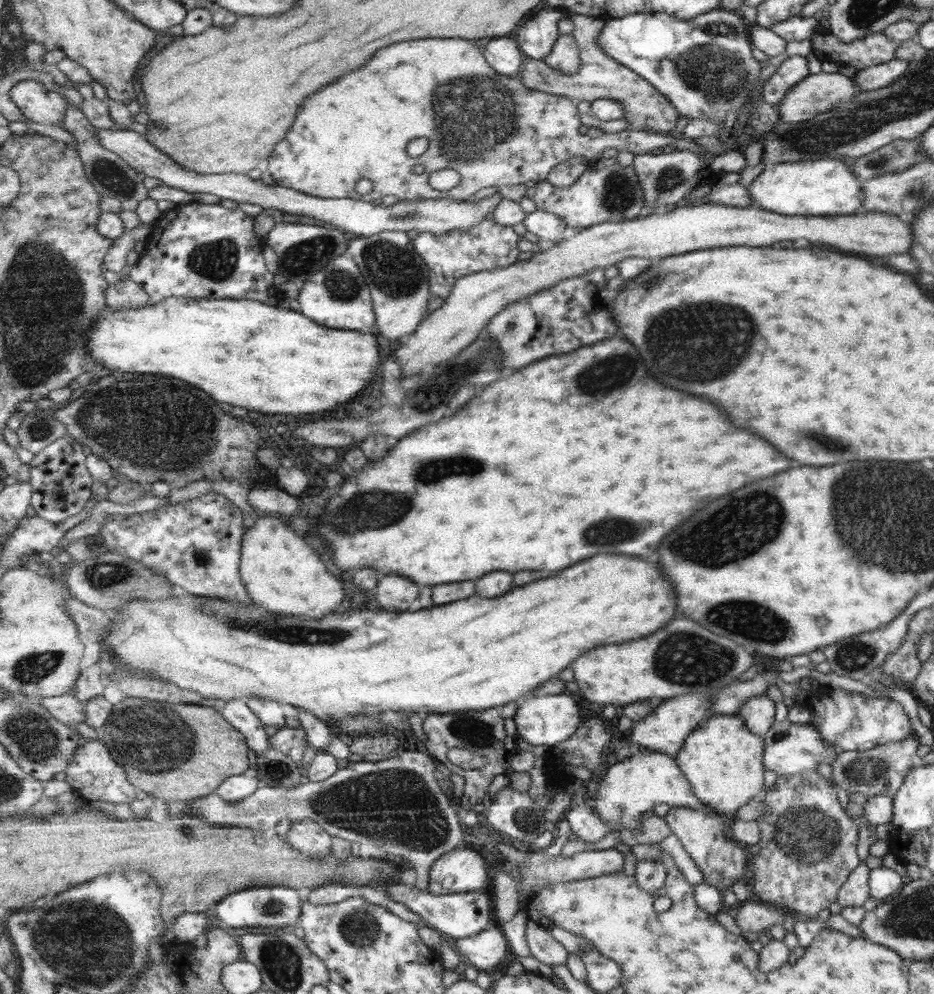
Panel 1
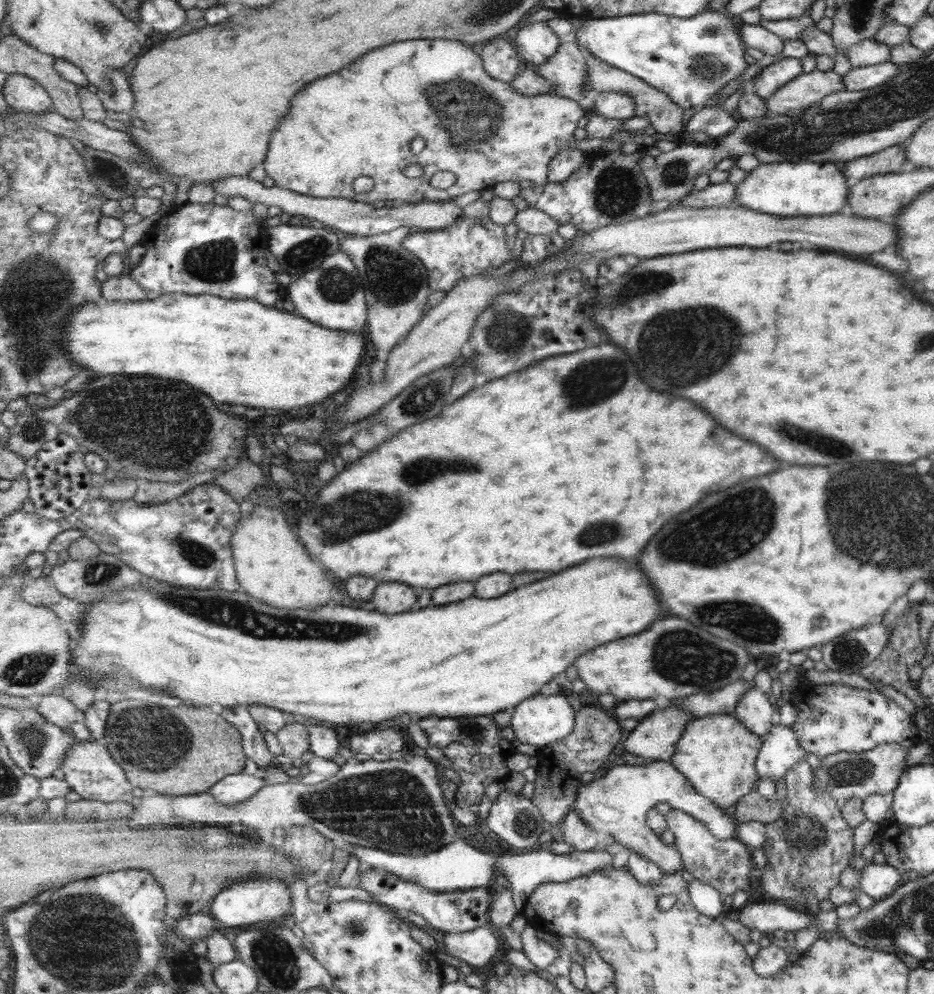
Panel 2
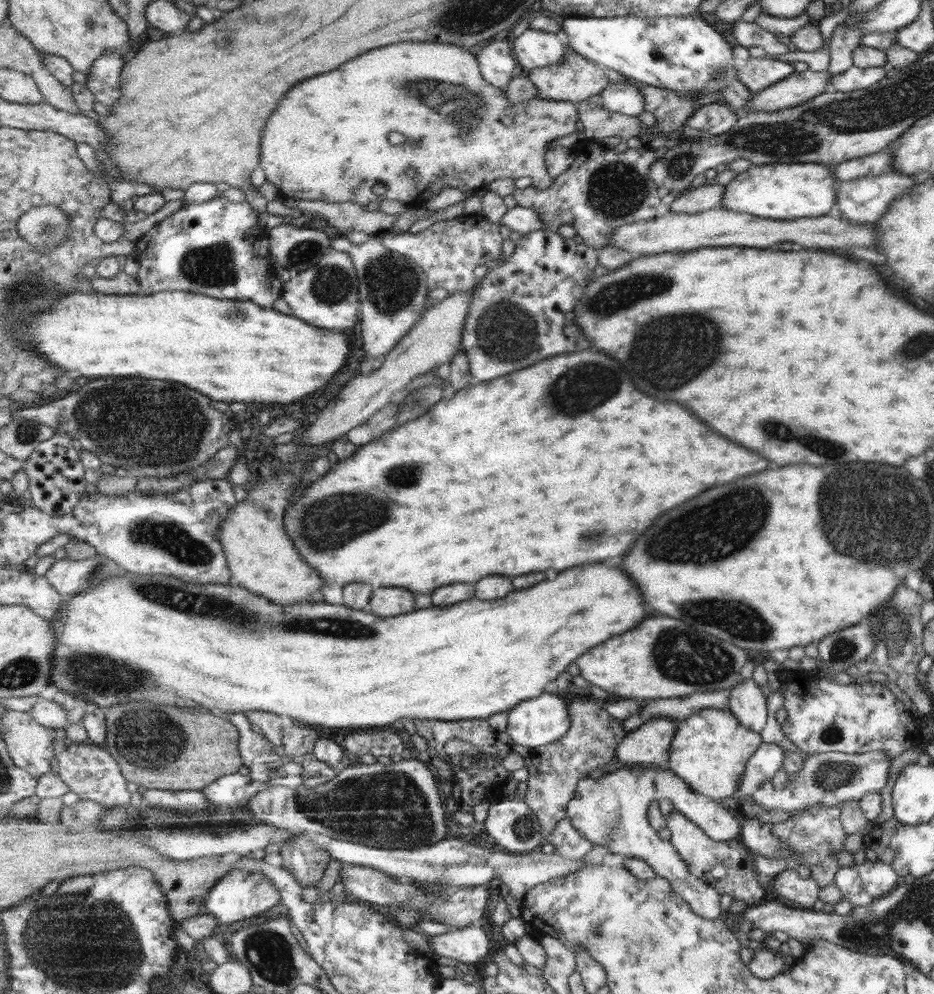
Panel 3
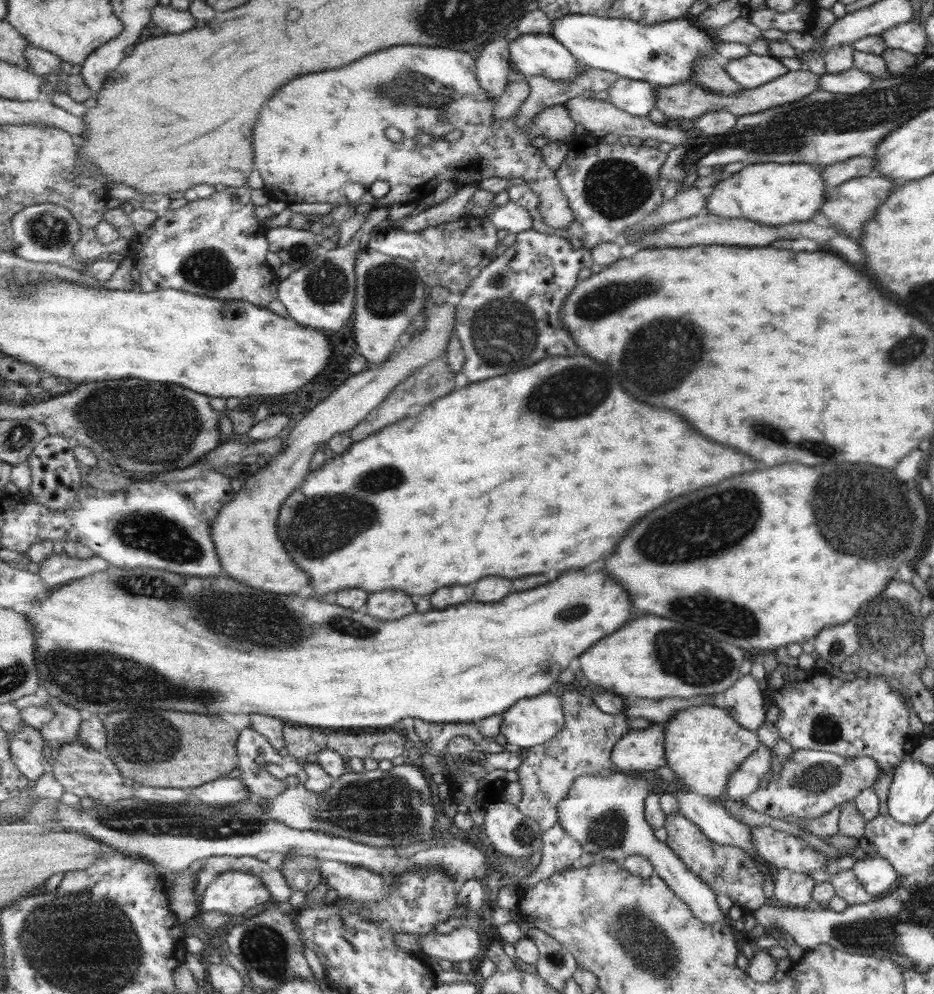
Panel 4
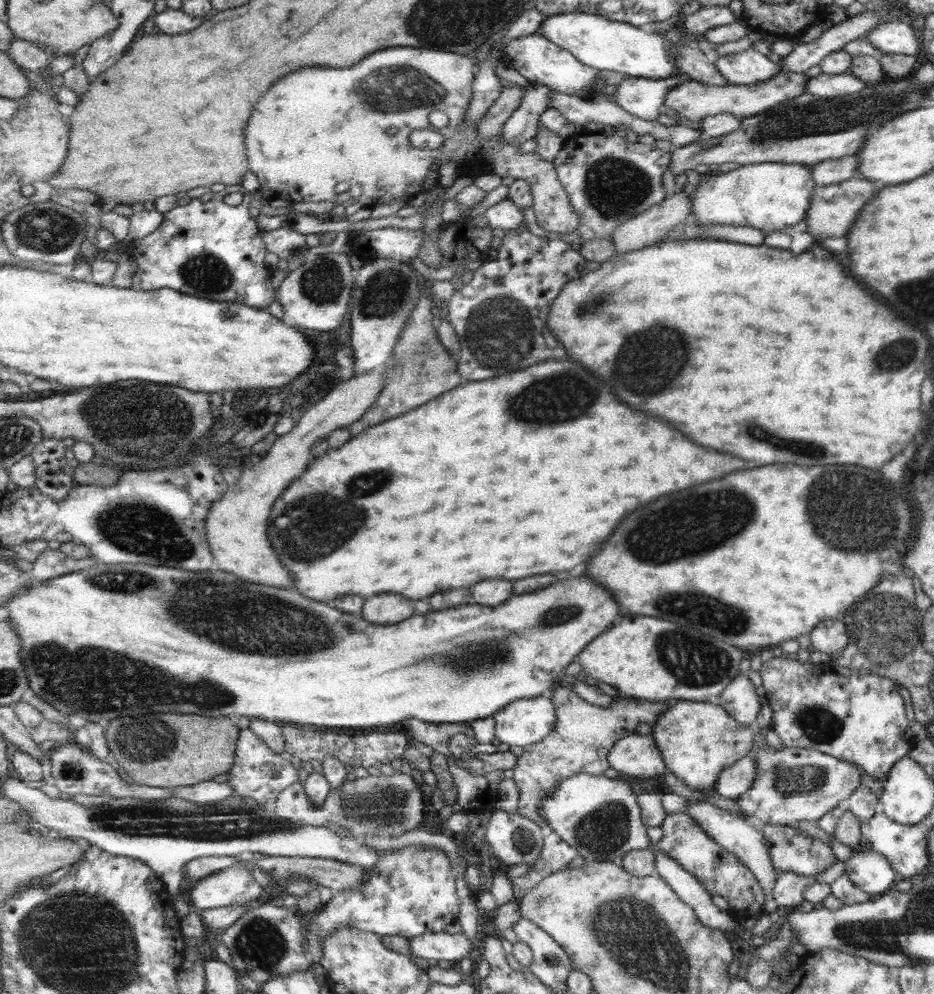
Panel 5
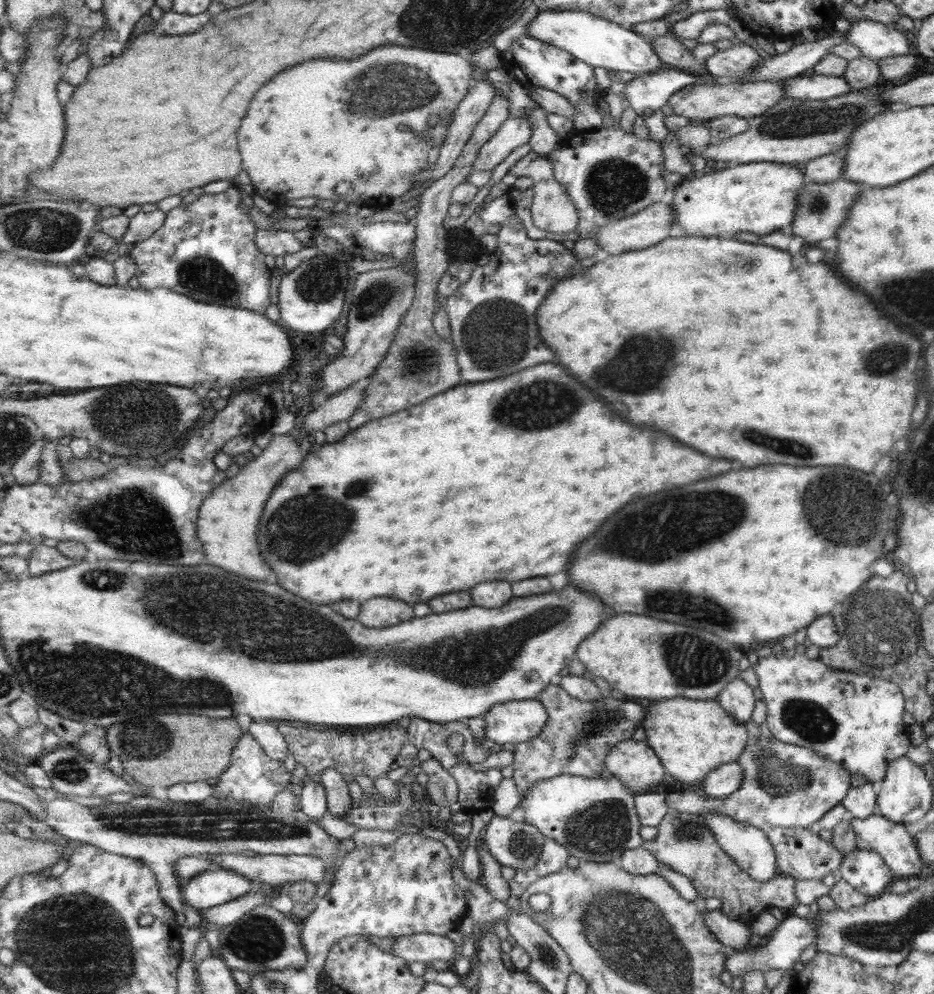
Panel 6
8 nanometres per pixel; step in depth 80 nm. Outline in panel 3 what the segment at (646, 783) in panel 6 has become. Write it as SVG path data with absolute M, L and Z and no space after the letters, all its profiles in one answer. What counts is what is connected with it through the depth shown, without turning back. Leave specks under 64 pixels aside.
M655 717L639 728L628 732L616 750L617 759L625 768L655 764L661 766L670 761L673 737L677 734L679 720Z

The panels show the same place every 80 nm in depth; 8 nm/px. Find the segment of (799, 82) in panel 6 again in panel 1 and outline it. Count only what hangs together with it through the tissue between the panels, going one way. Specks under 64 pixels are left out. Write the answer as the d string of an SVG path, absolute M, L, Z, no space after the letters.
M893 58L889 62L856 71L852 79L859 90L868 91L880 89L882 86L887 86L896 78L899 78L905 72L907 65L907 60Z

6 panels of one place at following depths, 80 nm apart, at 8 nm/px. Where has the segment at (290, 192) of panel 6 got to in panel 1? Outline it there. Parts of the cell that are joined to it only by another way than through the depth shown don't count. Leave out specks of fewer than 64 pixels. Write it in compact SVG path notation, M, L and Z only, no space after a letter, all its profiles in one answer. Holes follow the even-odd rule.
M464 38L409 40L399 42L397 46L387 46L385 50L377 52L375 58L367 62L367 66L349 72L347 76L307 98L287 136L275 145L267 170L275 184L321 198L354 198L372 202L385 196L395 196L399 201L444 196L473 203L473 196L483 188L525 184L529 180L537 183L547 181L548 174L558 164L575 157L585 157L596 163L607 148L626 150L635 156L669 144L681 150L698 153L707 151L693 139L681 140L670 134L629 128L591 138L579 132L579 116L575 100L533 90L525 86L521 78L499 74L474 41ZM413 138L426 138L429 142L428 149L414 158L405 150ZM421 165L424 171L415 174L413 168ZM445 168L456 170L462 177L457 188L443 192L433 188L429 179L432 172ZM363 172L365 178L373 182L371 194L365 196L357 194L355 190L357 180L363 178Z

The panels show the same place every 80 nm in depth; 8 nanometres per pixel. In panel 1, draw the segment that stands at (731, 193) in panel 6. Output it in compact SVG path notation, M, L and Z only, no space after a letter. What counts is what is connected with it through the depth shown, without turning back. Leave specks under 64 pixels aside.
M822 157L819 160L775 163L774 166L764 165L761 172L748 185L746 191L751 201L762 211L797 217L853 215L861 211L862 194L860 194L861 182L848 169L848 161L845 159L828 159Z

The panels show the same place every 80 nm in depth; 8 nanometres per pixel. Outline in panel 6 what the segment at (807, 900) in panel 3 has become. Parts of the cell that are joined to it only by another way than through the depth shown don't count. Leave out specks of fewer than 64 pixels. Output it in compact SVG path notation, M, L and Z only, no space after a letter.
M669 809L663 818L663 822L658 827L658 836L653 840L645 841L643 846L650 850L662 864L670 866L673 870L688 876L700 892L698 898L703 903L705 898L719 898L721 901L721 912L741 924L748 925L770 906L779 908L787 908L797 904L794 895L794 880L792 876L785 874L777 874L771 881L757 882L751 875L747 873L731 856L721 850L720 843L717 842L716 835L709 830L709 826L705 824L703 815L689 814Z

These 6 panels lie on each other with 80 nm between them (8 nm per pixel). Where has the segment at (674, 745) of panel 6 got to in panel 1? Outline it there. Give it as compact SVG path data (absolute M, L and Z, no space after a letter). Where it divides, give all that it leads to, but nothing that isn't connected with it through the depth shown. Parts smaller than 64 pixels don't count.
M736 715L709 718L697 726L684 743L677 754L677 764L684 770L696 795L724 818L731 818L739 806L762 790L764 742L761 742L759 735L748 731L743 720Z

